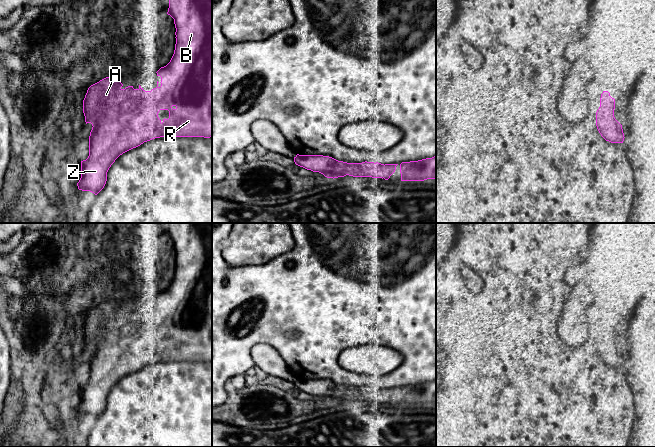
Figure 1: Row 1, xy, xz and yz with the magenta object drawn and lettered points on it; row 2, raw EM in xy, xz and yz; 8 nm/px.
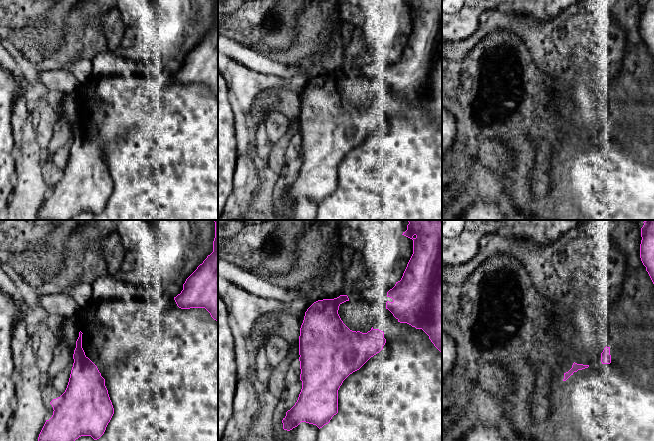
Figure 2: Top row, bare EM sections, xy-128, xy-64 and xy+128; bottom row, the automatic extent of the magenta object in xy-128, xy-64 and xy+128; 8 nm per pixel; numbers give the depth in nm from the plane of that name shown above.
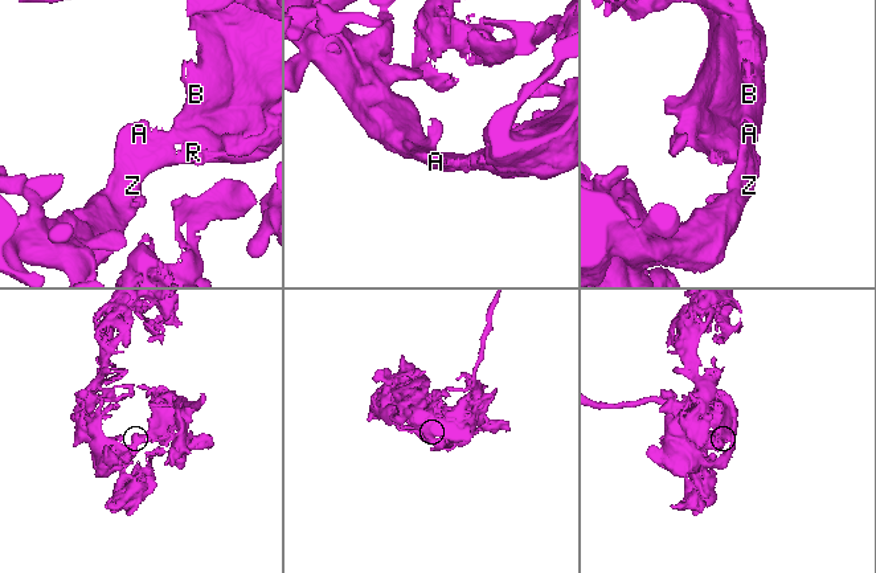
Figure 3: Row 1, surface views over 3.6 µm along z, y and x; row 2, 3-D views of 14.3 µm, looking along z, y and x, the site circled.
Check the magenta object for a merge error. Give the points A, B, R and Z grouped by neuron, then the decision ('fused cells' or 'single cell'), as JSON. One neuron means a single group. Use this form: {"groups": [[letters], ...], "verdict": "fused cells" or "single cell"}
{"groups": [["A", "B", "R", "Z"]], "verdict": "single cell"}

